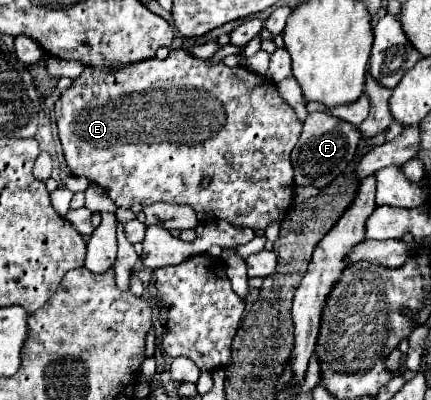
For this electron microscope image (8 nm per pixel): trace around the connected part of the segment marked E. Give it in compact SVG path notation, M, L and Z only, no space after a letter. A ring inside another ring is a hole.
M173 49L169 51L165 61L159 59L145 59L141 63L135 63L133 67L123 67L121 71L97 71L91 67L85 67L83 73L73 81L73 85L61 93L61 97L55 103L55 115L57 115L57 129L63 151L65 151L65 161L71 169L73 175L77 177L87 177L91 183L99 185L105 189L109 199L115 201L117 207L131 207L135 203L141 203L143 207L165 201L165 203L175 203L175 205L191 205L197 211L199 223L211 221L211 219L227 219L235 227L251 227L251 229L265 229L271 221L281 221L285 219L291 203L293 203L293 167L289 161L291 149L295 147L299 133L301 133L301 121L297 119L295 111L287 101L279 95L277 87L267 81L263 75L251 73L247 67L225 67L223 63L209 65L205 59L195 59L189 55L185 49ZM203 177L211 177L211 183L207 187L201 185Z

